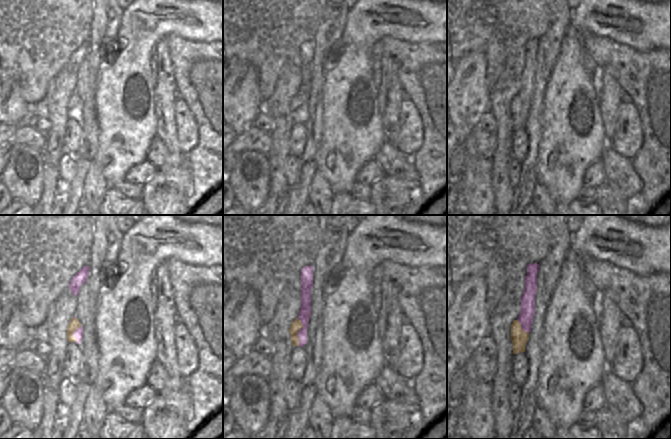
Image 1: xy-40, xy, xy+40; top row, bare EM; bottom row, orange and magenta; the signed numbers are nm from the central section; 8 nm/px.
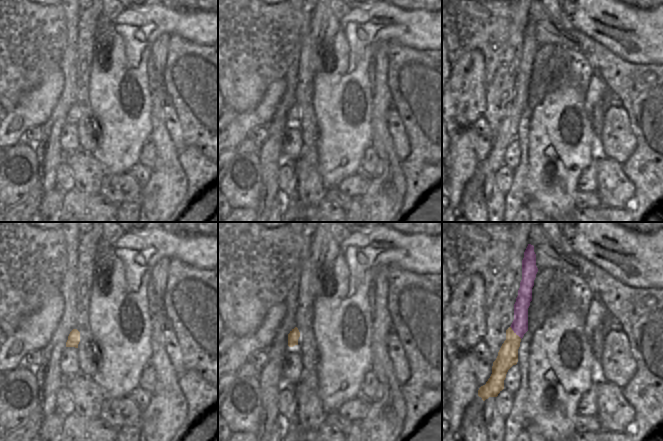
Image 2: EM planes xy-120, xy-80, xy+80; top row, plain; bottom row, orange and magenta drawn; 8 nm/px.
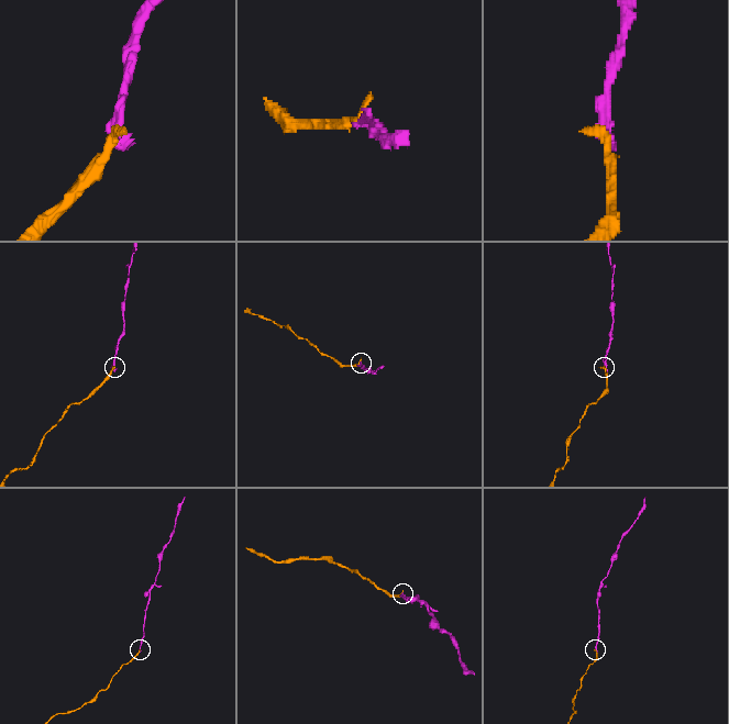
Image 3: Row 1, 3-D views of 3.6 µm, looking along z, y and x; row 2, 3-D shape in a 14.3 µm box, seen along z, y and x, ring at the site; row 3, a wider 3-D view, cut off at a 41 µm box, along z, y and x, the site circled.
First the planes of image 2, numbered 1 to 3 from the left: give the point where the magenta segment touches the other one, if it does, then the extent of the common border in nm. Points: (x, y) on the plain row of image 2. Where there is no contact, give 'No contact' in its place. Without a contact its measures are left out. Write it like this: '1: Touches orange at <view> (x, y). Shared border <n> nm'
1: No contact
2: No contact
3: Touches orange at xy+80 (515, 109). Shared border 140 nm.

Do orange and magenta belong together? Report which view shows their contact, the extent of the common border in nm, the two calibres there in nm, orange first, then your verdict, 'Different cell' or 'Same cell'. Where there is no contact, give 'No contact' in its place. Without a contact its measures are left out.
Touches orange in xy. Shared border 240 nm. Thickness 80 nm (orange) against 100 nm. Same cell.

